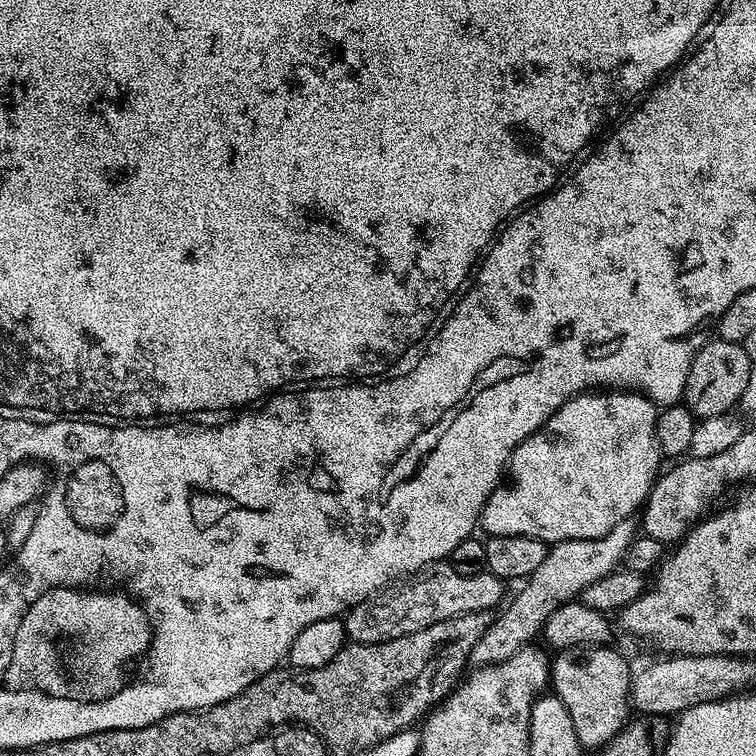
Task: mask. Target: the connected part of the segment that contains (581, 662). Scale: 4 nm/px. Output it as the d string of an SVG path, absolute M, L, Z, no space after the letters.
M581 646L555 653L550 664L550 684L566 706L570 722L574 722L574 734L578 734L581 749L599 750L624 731L630 720L633 679L633 669L628 669L627 662L612 646Z

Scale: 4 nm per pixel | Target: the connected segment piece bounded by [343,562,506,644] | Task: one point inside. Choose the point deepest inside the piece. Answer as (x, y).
(436, 592)

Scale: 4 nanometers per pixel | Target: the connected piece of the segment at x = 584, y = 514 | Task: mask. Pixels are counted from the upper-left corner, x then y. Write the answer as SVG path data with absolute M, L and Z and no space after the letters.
M589 390L575 396L573 400L566 401L540 429L526 437L512 452L510 461L512 485L509 488L504 488L505 486L497 487L496 491L490 494L490 498L484 504L483 512L480 513L479 527L481 529L485 528L485 533L488 536L529 536L530 538L543 540L549 545L556 544L560 540L593 540L594 538L602 538L610 529L618 526L618 522L629 519L633 515L632 511L635 508L637 511L643 505L644 501L648 499L652 485L658 479L658 473L661 471L660 460L662 461L662 453L656 439L657 415L657 405L649 397L635 390Z

